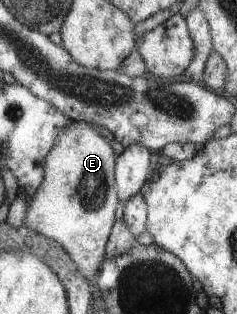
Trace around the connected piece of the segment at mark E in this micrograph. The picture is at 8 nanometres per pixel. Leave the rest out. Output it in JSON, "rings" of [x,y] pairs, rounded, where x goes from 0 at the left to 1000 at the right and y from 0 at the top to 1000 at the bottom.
{"rings":[[[308,385],[274,417],[262,417],[241,439],[236,468],[198,497],[190,570],[135,643],[122,646],[105,707],[105,729],[169,736],[249,771],[295,806],[329,866],[392,914],[397,943],[418,924],[409,885],[451,818],[451,777],[494,704],[502,640],[485,576],[485,522],[502,497],[489,497],[481,471],[456,452],[414,414],[371,401],[363,385]]]}

